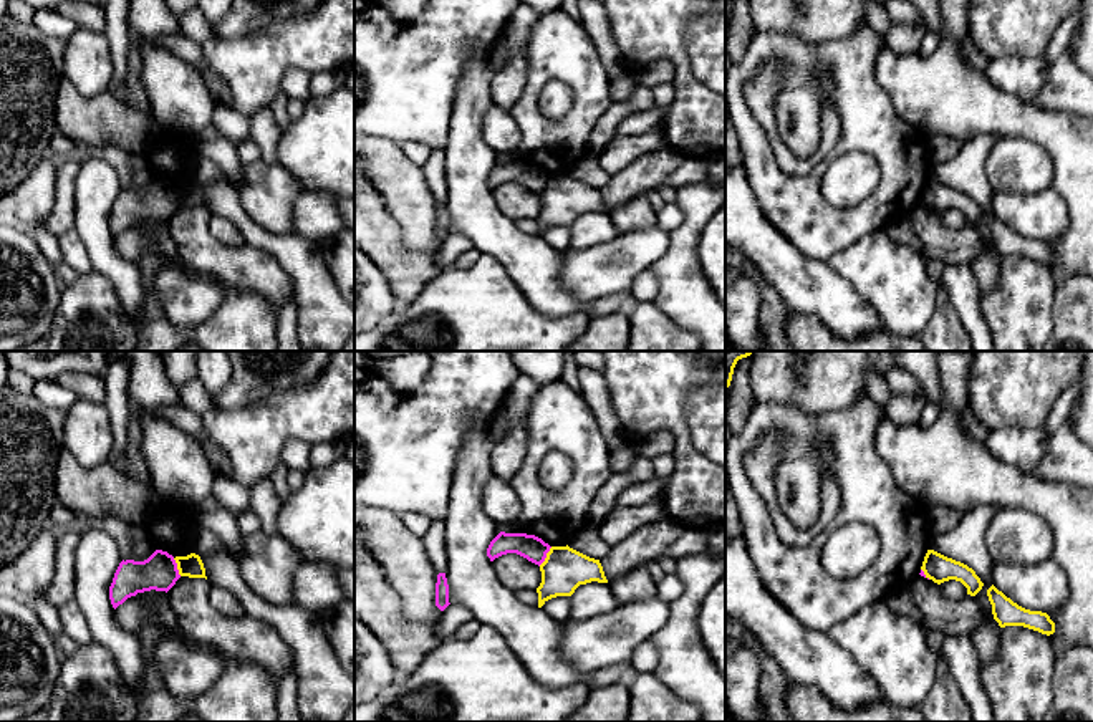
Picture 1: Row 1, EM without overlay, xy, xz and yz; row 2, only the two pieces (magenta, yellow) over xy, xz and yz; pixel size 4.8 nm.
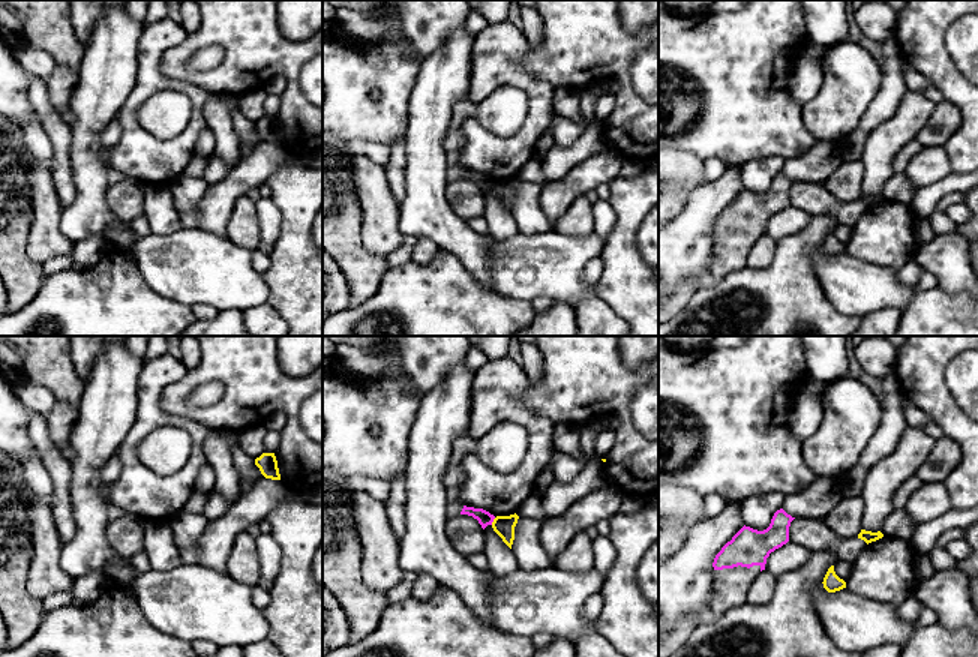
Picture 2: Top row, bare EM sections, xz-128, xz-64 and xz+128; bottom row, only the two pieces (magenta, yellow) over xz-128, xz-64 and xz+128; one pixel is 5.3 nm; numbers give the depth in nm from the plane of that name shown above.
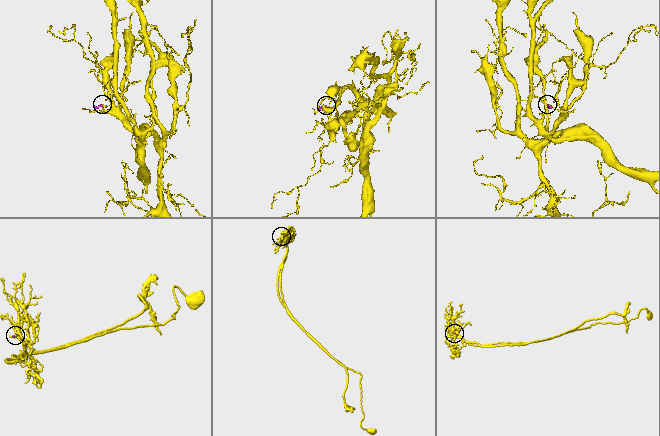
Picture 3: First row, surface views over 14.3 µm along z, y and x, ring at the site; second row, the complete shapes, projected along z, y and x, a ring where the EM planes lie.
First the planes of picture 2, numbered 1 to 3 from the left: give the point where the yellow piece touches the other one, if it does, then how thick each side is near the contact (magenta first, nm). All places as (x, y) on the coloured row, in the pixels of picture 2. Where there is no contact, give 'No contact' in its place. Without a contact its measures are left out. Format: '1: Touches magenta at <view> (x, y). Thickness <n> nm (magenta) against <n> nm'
1: No contact
2: Touches magenta at xz-64 (492, 521). Thickness 80 nm (magenta) against 110 nm
3: No contact

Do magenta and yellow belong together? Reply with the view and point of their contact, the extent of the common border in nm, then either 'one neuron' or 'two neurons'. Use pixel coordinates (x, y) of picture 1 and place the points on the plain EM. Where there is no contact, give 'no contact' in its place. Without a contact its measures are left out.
xz (545, 186) | 120 nm | two neurons

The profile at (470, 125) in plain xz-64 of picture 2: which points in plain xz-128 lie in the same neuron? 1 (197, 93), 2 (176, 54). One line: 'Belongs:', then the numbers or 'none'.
Belongs: 1

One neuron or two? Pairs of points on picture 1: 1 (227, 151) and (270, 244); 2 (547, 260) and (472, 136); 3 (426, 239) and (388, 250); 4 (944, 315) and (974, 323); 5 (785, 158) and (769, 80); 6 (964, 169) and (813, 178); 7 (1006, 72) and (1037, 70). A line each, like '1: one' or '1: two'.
1: two
2: one
3: two
4: two
5: one
6: two
7: one

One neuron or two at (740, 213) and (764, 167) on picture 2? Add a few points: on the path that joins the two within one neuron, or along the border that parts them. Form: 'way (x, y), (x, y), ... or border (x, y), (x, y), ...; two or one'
border (780, 171), (765, 192), (753, 194), (744, 189); two

